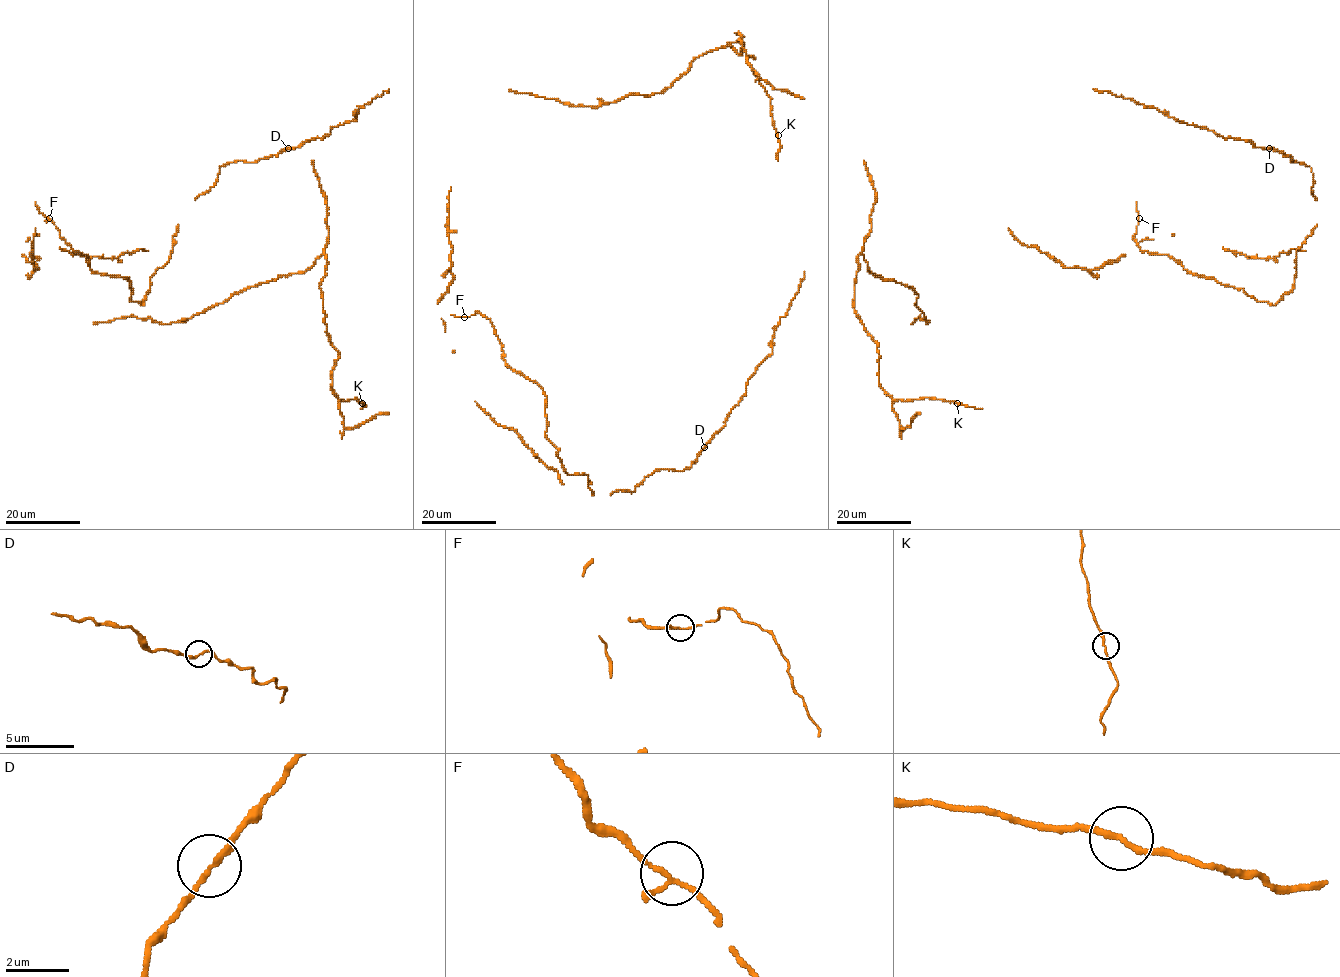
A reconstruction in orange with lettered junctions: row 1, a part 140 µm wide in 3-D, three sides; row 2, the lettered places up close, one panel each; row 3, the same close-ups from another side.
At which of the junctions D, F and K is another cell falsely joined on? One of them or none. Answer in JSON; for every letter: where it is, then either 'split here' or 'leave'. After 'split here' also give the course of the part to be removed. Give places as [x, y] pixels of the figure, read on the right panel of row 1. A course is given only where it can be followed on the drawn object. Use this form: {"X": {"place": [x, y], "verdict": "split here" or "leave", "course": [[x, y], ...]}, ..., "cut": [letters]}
{"D": {"place": [1269, 148], "verdict": "leave"}, "F": {"place": [1139, 218], "verdict": "leave"}, "K": {"place": [957, 403], "verdict": "leave"}, "cut": []}

